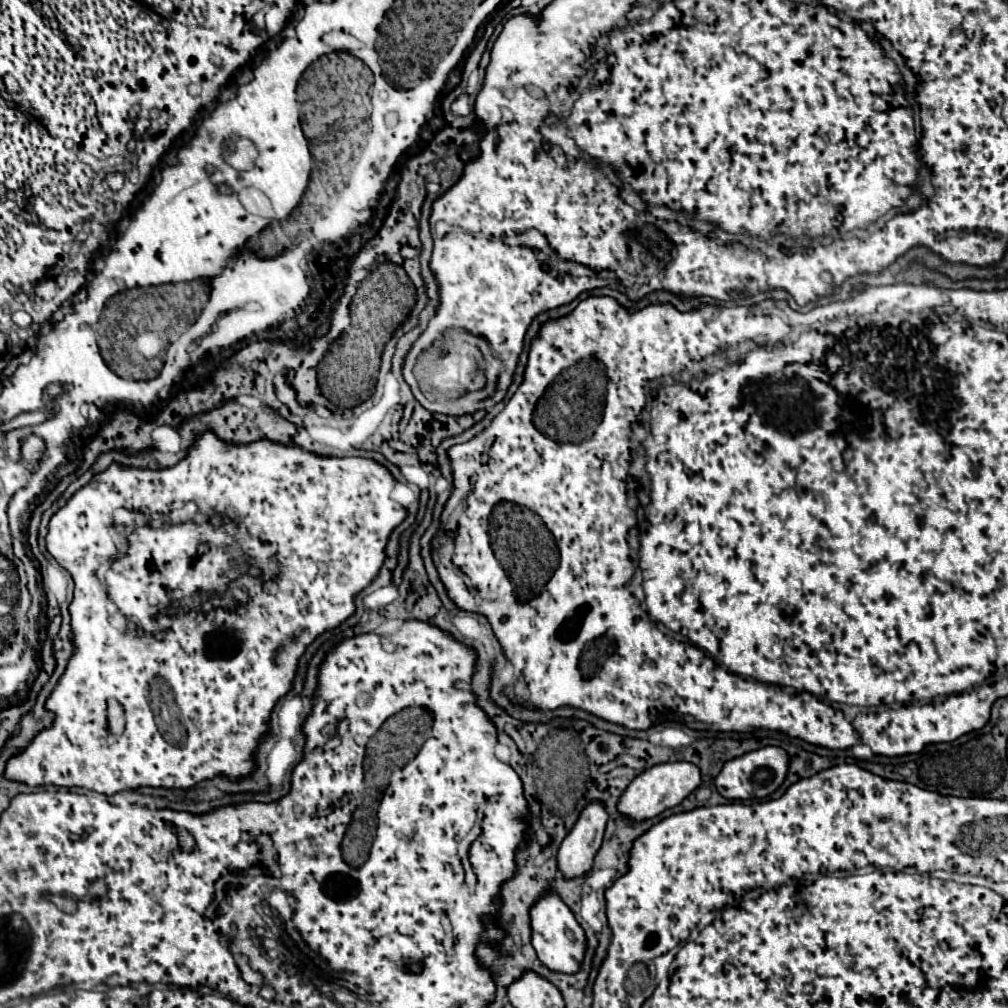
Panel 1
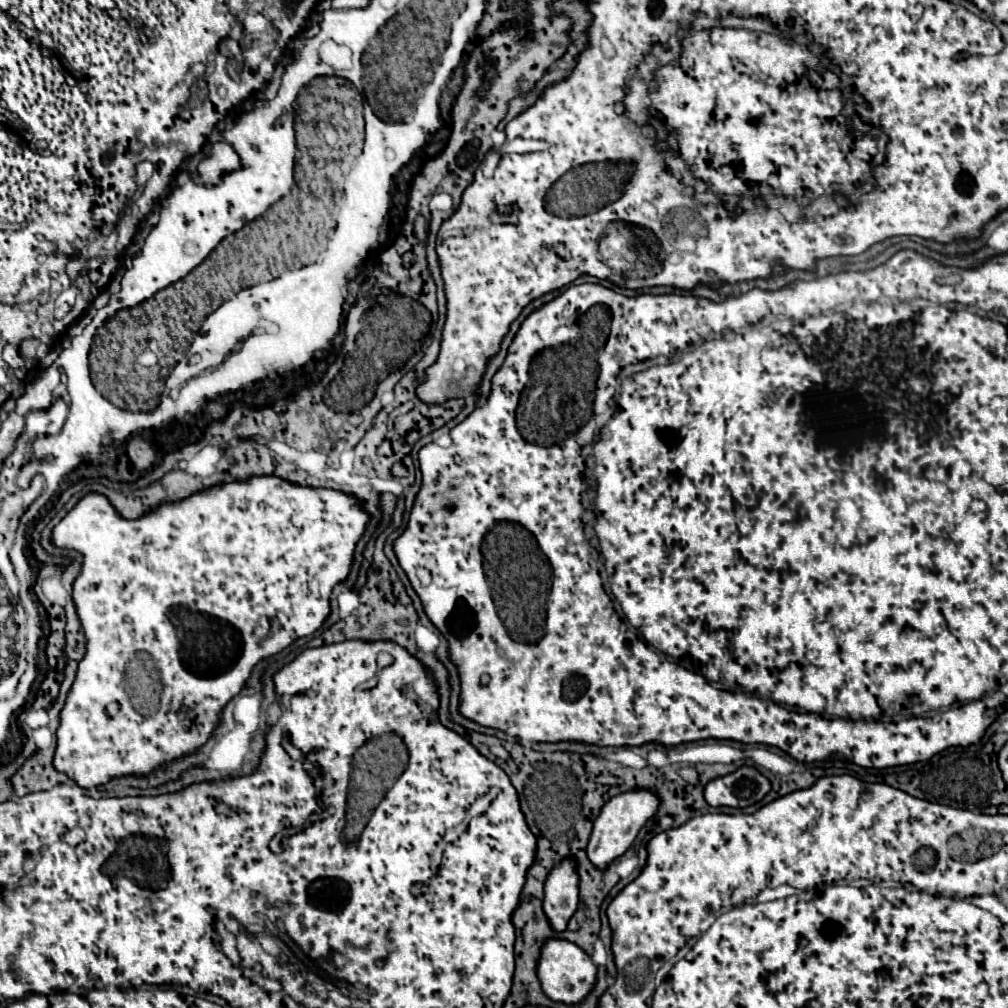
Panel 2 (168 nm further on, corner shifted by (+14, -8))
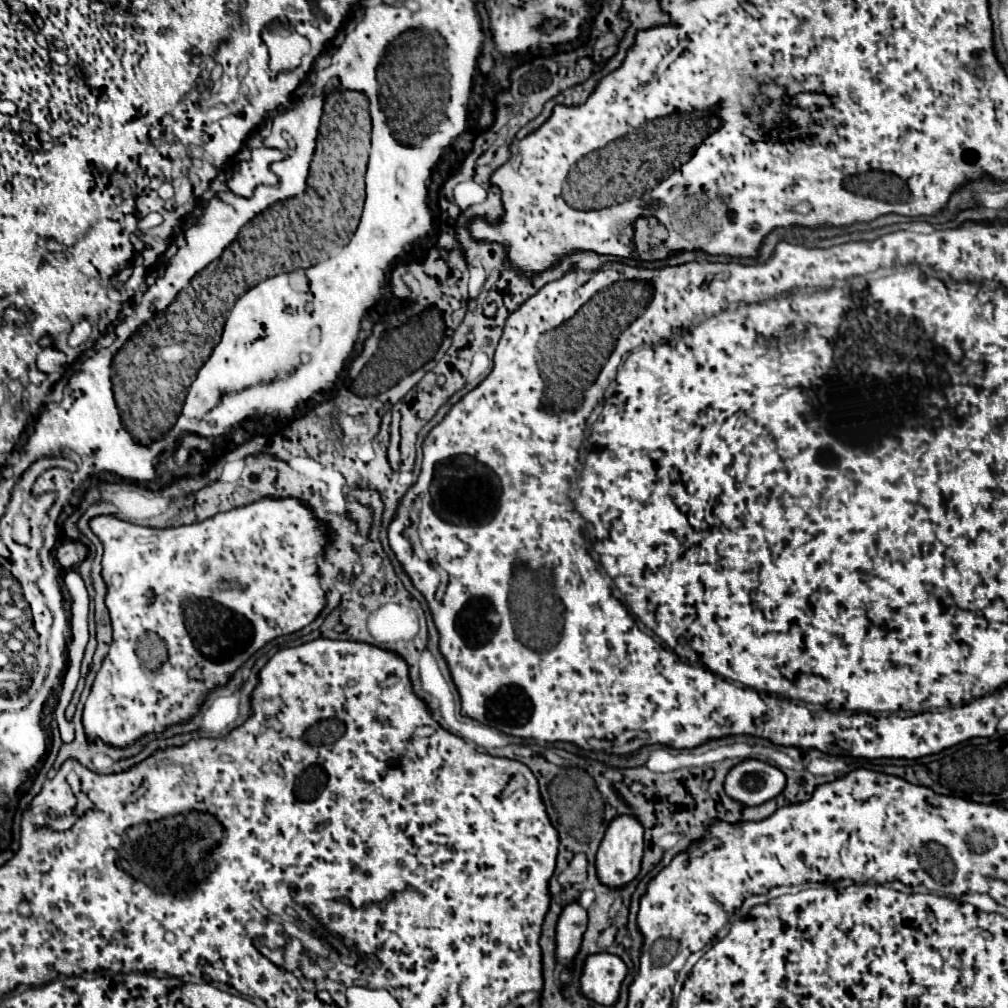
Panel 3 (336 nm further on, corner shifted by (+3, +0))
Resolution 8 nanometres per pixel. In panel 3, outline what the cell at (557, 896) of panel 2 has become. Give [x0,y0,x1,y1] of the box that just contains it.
[557,902,587,964]

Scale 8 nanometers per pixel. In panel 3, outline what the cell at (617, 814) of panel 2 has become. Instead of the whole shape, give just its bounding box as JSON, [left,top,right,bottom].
[597,814,643,888]

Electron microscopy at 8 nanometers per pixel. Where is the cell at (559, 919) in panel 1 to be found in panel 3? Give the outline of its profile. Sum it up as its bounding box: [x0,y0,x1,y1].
[581,952,627,1006]

